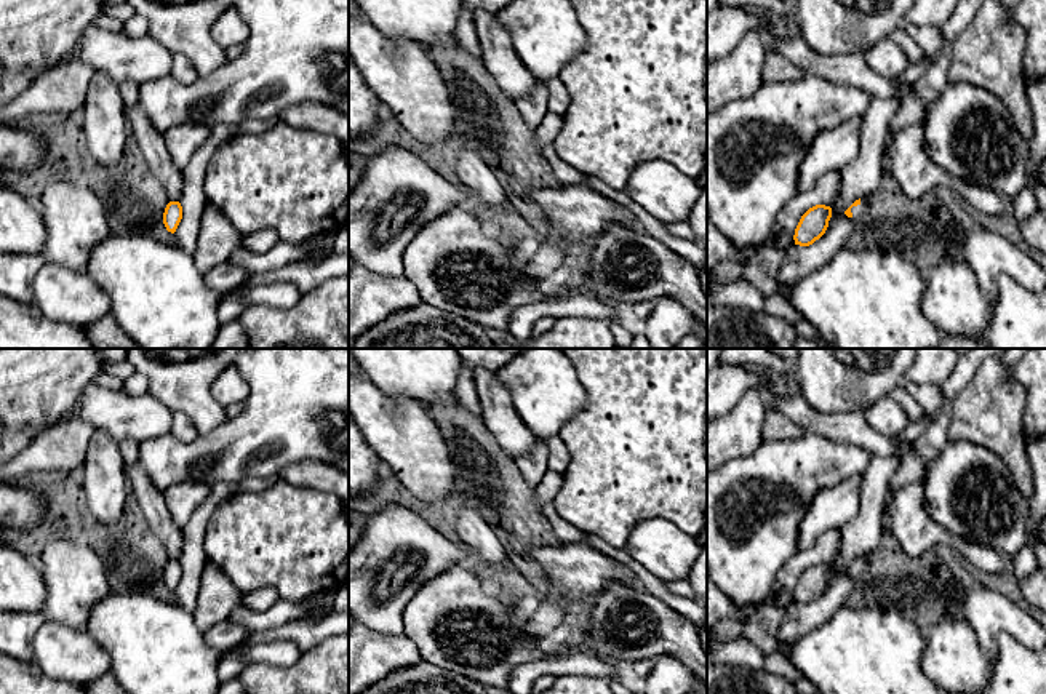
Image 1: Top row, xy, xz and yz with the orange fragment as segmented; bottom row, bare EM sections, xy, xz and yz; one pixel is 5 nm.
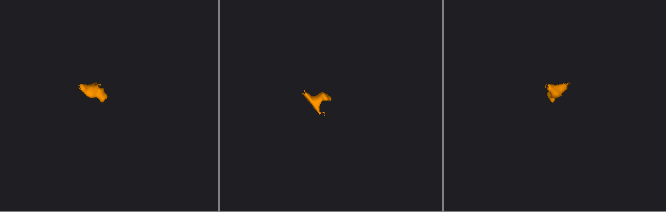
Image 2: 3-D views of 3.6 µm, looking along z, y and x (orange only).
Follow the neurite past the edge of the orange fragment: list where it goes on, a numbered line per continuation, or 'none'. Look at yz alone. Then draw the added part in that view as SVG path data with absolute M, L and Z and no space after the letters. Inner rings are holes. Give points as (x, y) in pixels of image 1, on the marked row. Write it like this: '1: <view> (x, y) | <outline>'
1: yz (858, 211) | M862 197L862 198L860 198L860 203L859 203L857 206L852 206L852 208L851 208L852 219L854 219L856 222L860 221L860 219L864 217L865 211L867 211L867 198Z

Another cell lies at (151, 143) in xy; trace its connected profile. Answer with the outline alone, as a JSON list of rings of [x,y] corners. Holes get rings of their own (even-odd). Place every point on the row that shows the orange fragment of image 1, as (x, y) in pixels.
[[[141,106],[125,107],[130,133],[147,166],[165,185],[171,201],[181,200],[181,170],[171,162],[162,131],[155,130]]]

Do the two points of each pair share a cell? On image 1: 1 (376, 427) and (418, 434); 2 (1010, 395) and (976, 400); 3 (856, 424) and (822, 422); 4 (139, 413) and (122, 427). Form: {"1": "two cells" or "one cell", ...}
{"1": "one cell", "2": "one cell", "3": "one cell", "4": "one cell"}

